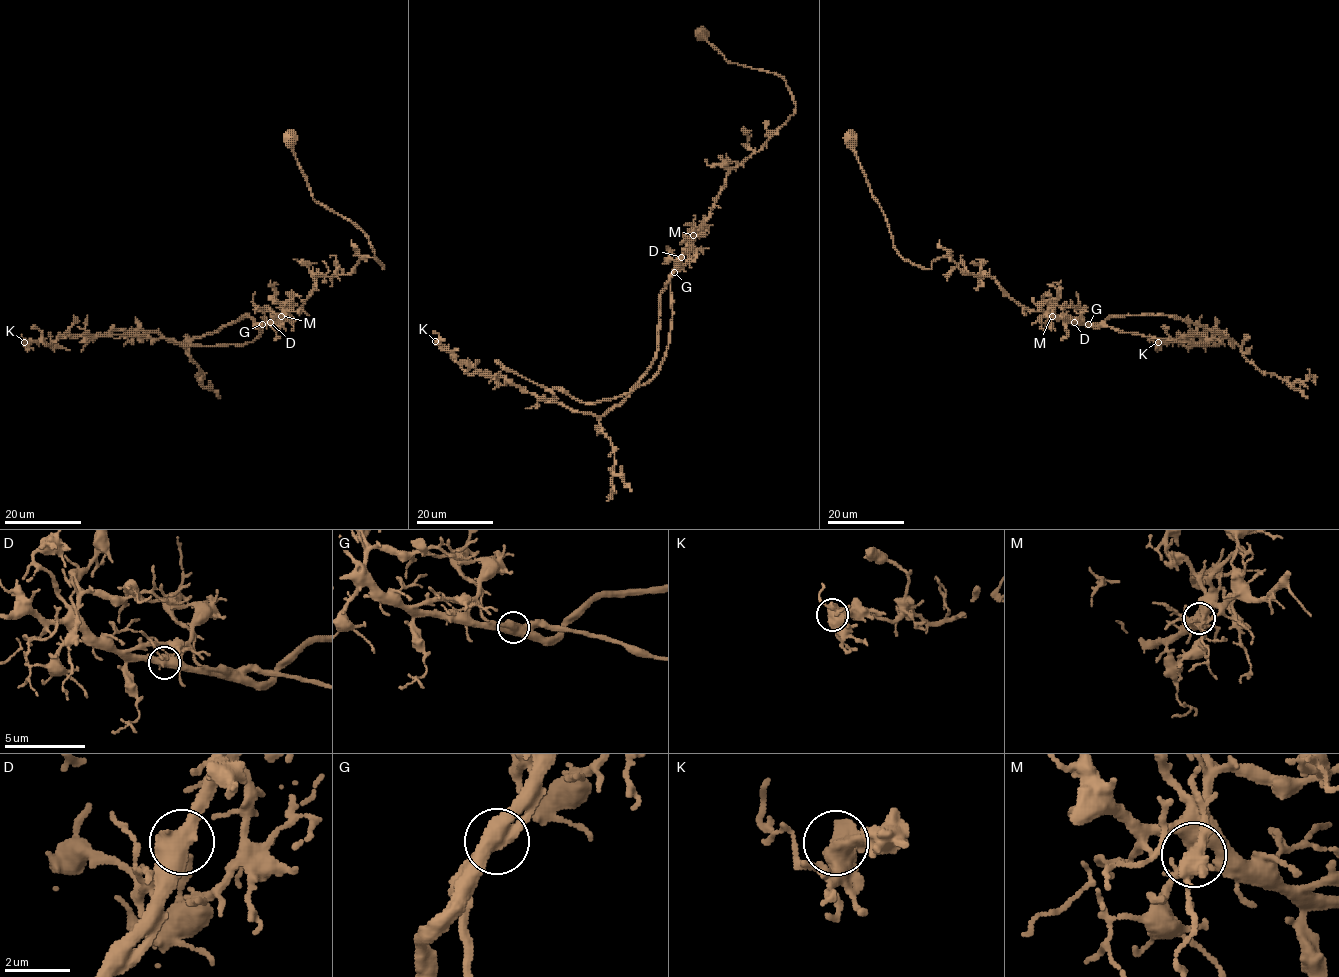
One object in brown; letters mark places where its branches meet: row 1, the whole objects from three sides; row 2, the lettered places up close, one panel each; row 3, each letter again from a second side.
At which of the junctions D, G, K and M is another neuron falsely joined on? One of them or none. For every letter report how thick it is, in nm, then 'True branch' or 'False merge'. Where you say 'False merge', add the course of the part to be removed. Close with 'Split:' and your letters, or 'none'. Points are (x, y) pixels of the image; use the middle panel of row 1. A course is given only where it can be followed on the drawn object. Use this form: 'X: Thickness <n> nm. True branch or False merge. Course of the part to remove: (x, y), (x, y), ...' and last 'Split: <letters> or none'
D: Thickness 600 nm. True branch
G: Thickness 600 nm. False merge. Course of the part to remove: (674, 272), (665, 358), (650, 380), (622, 395), (579, 402), (506, 371), (494, 359)
K: Thickness 600 nm. True branch
M: Thickness 400 nm. True branch
Split: G

